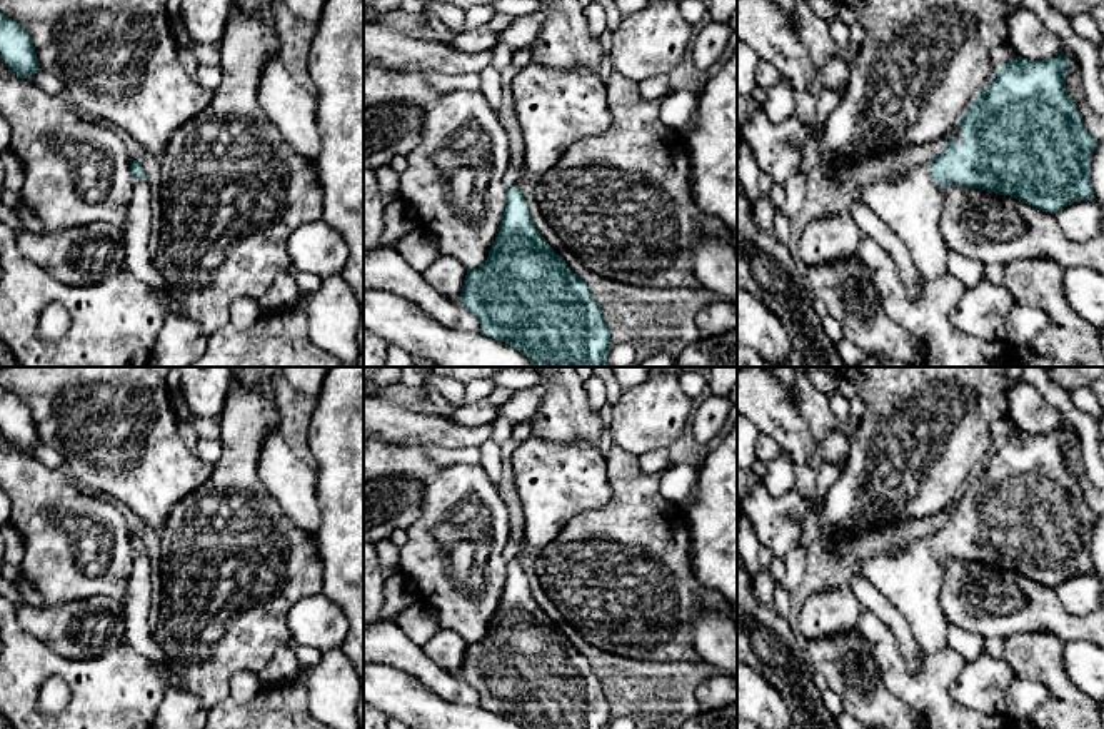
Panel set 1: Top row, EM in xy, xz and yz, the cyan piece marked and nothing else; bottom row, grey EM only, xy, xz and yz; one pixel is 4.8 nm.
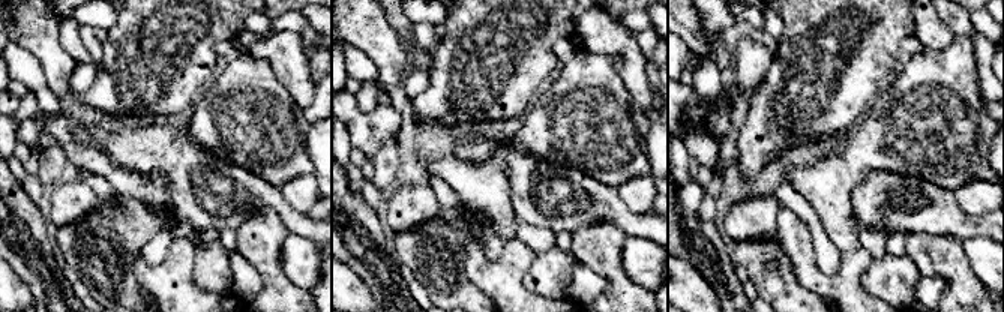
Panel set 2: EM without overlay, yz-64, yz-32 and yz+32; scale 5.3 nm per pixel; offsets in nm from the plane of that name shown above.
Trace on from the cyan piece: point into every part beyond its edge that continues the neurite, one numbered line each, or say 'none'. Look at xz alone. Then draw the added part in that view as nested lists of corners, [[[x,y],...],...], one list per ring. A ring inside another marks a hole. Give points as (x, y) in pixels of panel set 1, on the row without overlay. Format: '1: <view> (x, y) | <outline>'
1: xz (511, 553) | [[[509,540],[505,549],[504,549],[504,559],[505,559],[505,562],[517,561],[519,552],[520,552],[519,545],[514,544],[512,540]]]

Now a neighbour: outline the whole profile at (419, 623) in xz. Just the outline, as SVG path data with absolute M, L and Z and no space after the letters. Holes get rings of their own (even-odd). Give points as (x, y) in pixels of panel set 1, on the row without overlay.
M425 599L409 606L394 621L402 632L419 646L425 646L427 641L442 629L434 609Z

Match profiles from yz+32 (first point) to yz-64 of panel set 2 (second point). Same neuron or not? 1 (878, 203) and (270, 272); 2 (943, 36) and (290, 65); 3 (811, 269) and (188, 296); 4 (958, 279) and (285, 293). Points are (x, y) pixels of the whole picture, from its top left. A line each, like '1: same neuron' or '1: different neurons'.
1: different neurons
2: same neuron
3: same neuron
4: same neuron

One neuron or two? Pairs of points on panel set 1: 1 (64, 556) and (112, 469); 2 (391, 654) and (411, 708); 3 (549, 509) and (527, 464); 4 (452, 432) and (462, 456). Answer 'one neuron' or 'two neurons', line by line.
1: two neurons
2: two neurons
3: one neuron
4: two neurons

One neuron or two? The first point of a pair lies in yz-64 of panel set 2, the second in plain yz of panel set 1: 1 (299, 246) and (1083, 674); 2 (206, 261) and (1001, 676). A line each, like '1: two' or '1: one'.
1: one
2: one

